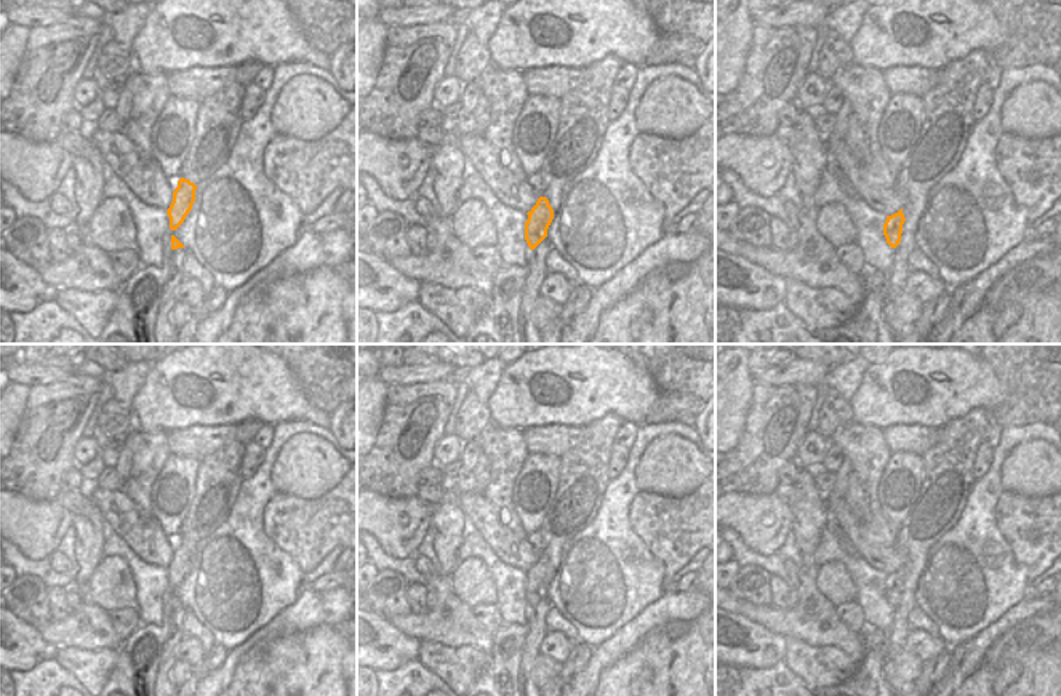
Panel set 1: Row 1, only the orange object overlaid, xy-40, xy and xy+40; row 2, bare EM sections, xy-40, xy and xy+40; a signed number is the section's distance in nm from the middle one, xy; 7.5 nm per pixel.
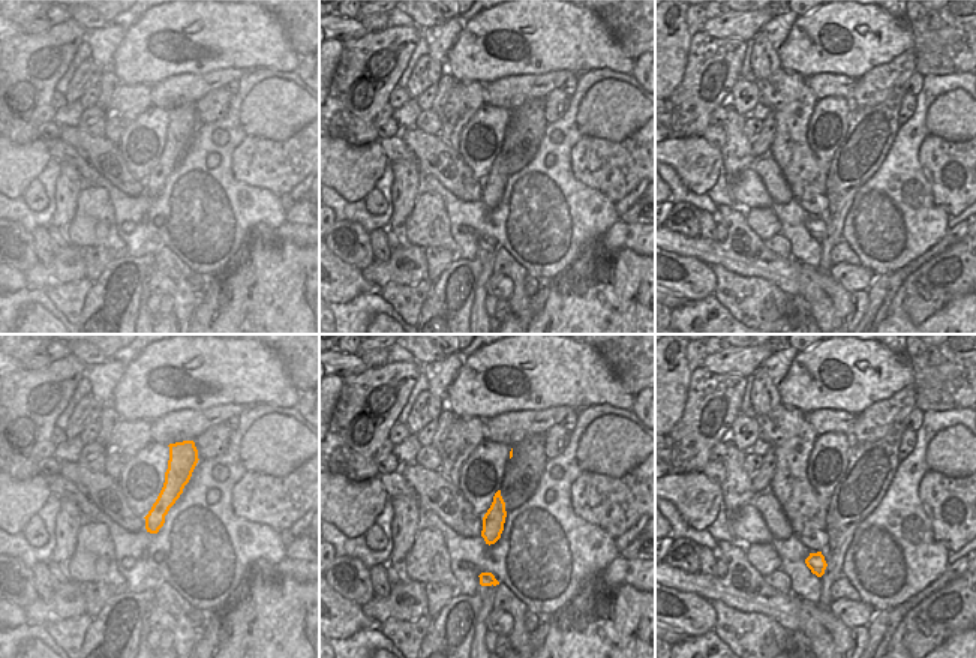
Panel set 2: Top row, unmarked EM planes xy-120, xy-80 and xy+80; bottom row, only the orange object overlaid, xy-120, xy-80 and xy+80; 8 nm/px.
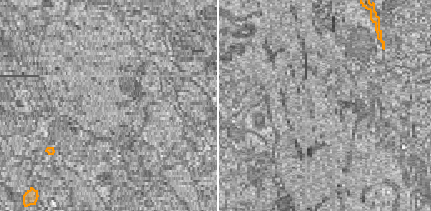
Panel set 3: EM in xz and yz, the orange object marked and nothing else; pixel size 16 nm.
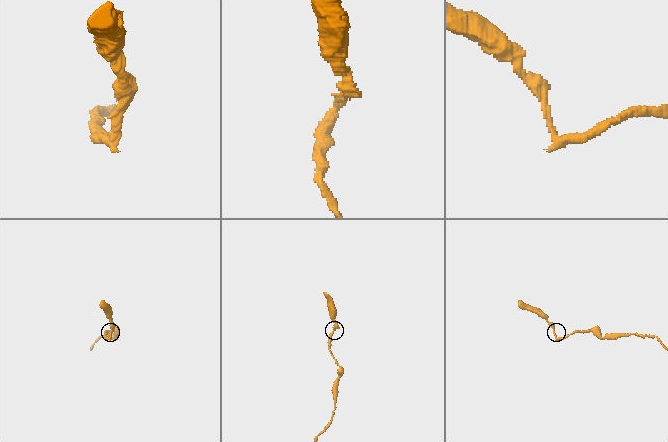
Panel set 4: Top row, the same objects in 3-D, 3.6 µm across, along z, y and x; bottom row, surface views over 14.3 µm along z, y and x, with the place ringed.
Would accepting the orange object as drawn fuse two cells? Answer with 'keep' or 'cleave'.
cleave

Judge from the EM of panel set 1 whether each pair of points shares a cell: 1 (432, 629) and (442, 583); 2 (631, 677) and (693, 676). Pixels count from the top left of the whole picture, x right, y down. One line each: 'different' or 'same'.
1: same
2: same

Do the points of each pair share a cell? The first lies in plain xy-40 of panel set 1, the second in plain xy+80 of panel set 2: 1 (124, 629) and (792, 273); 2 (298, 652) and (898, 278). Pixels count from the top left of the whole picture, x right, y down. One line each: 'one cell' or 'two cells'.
1: two cells
2: two cells

